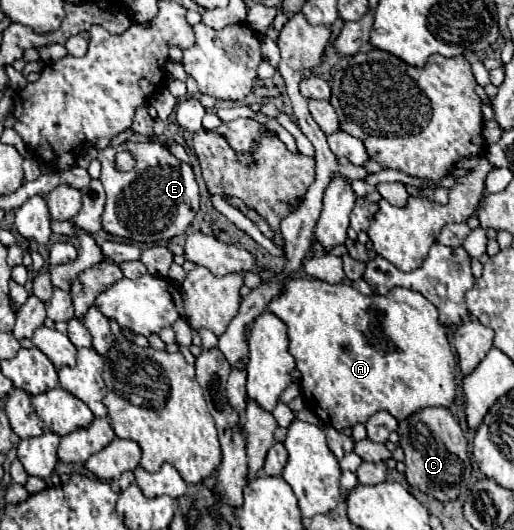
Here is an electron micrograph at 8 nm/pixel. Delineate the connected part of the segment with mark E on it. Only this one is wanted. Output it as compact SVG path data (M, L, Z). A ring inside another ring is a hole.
M126 141L118 147L106 147L98 151L98 161L102 163L100 181L106 191L106 207L102 213L106 233L140 243L154 243L182 235L194 221L200 203L194 171L158 141ZM116 151L130 151L136 157L136 167L128 173L116 171Z

